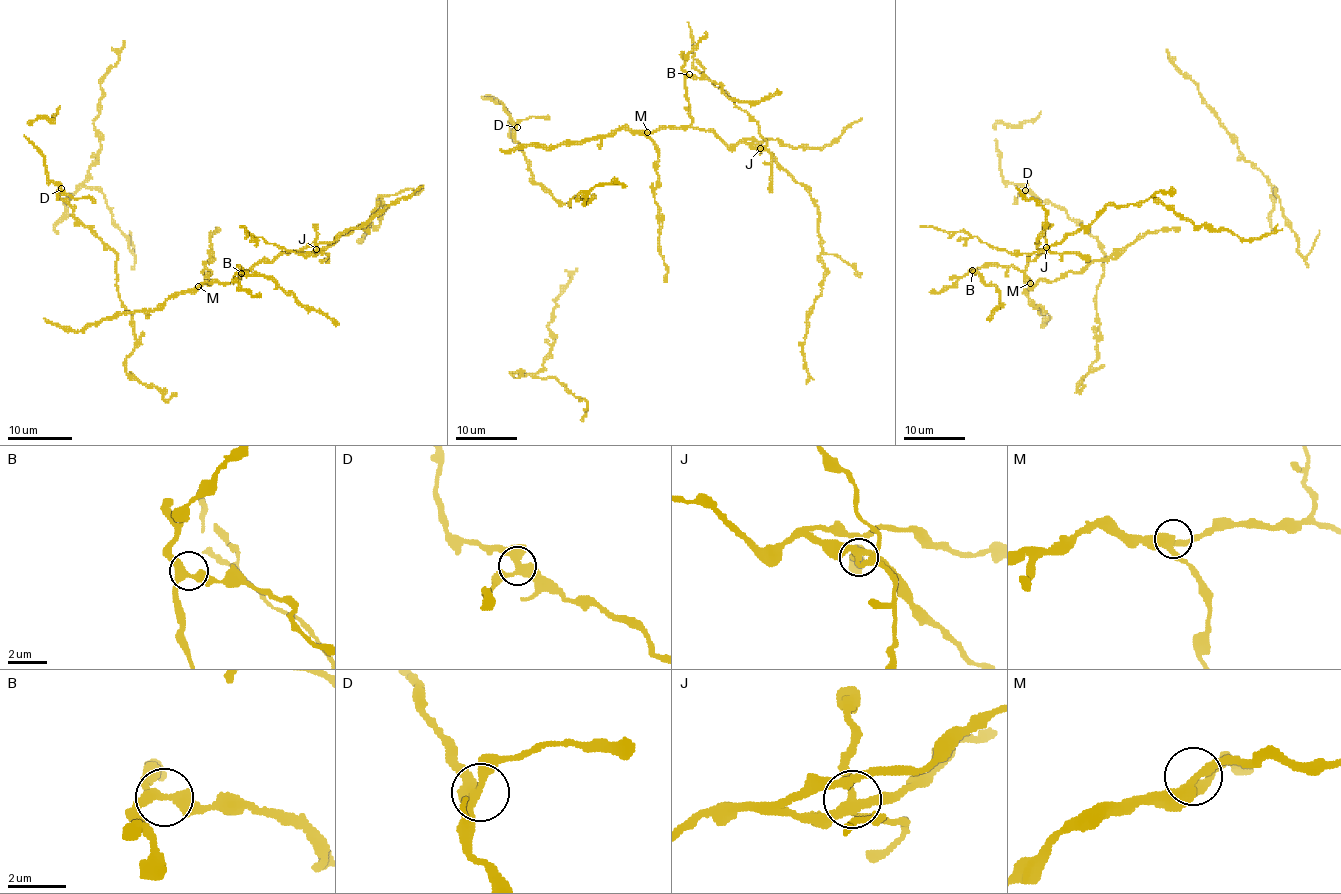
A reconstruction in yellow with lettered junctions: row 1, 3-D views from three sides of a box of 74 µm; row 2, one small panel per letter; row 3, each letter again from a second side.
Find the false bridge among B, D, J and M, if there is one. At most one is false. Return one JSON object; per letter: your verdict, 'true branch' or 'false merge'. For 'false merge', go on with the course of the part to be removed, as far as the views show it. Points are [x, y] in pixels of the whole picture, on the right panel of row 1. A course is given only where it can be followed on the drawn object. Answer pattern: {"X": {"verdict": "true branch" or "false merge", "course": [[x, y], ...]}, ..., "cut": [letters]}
{"B": {"verdict": "true branch"}, "D": {"verdict": "true branch"}, "J": {"verdict": "false merge", "course": [[1047, 247], [1048, 250], [1031, 253], [997, 250], [977, 236], [963, 232], [943, 232], [920, 225]]}, "M": {"verdict": "true branch"}, "cut": ["J"]}

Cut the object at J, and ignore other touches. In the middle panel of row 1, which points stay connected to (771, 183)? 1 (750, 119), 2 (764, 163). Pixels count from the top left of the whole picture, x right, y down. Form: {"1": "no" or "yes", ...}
{"1": "yes", "2": "yes"}

